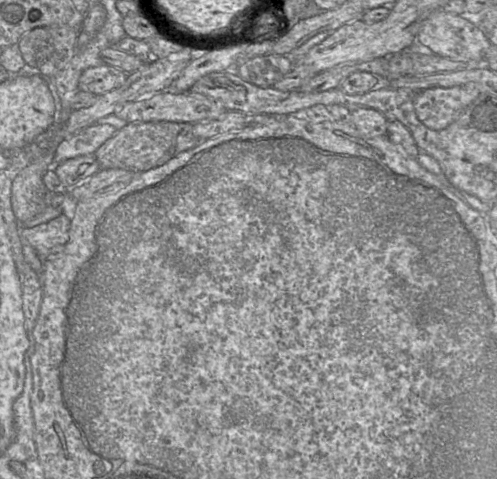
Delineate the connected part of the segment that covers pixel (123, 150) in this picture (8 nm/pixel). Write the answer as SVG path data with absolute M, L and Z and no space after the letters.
M114 116L107 118L107 122L112 122L118 130L95 152L100 169L118 168L138 174L165 164L200 142L193 133L191 123L169 121L123 123Z

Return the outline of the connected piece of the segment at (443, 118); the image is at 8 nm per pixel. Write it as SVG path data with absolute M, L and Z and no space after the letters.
M476 83L450 88L434 87L415 92L416 116L432 130L448 127L481 94Z

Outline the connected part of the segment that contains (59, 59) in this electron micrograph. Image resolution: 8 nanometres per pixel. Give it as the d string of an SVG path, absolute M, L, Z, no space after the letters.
M67 25L38 27L23 35L17 46L27 65L37 68L43 77L54 77L75 55L79 32L79 28Z

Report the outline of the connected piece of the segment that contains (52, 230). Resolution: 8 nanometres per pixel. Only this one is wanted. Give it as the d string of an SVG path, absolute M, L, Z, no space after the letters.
M62 213L50 221L34 227L22 227L21 225L20 236L23 242L26 242L35 250L43 264L43 260L45 260L49 254L56 252L57 249L68 241L70 224L71 221L69 217Z

